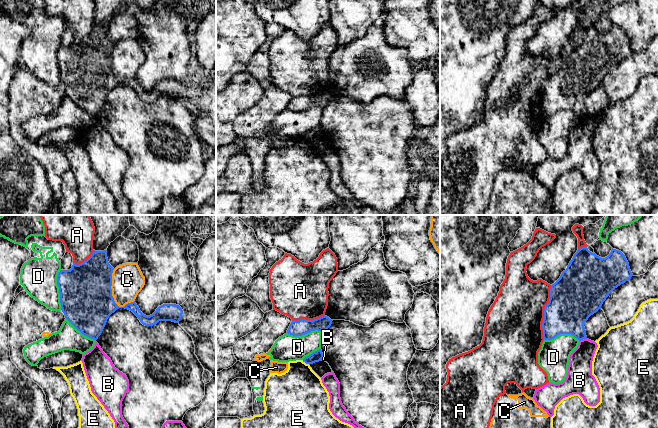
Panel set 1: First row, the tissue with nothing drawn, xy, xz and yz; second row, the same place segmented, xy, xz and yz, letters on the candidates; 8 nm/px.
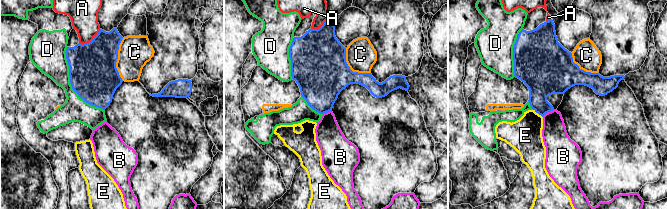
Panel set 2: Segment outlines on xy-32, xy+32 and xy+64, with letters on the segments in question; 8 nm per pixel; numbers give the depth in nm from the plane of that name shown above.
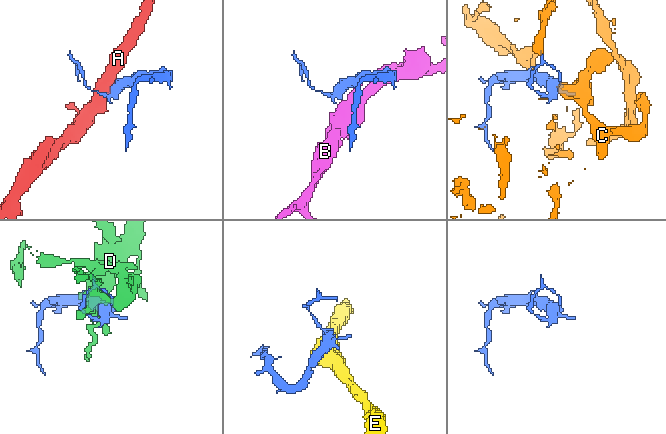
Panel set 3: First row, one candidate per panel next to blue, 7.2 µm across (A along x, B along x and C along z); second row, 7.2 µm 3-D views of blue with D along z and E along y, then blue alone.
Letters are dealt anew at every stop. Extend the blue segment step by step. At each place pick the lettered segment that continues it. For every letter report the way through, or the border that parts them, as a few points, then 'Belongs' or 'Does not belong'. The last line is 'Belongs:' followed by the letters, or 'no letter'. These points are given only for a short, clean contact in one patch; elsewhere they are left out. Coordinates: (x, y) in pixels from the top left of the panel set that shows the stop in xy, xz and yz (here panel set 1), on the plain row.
A: Does not belong
B: Does not belong
C: Does not belong
D: Does not belong
E: Boundary: xz (302, 136), (309, 141). Does not belong
Belongs: no letter

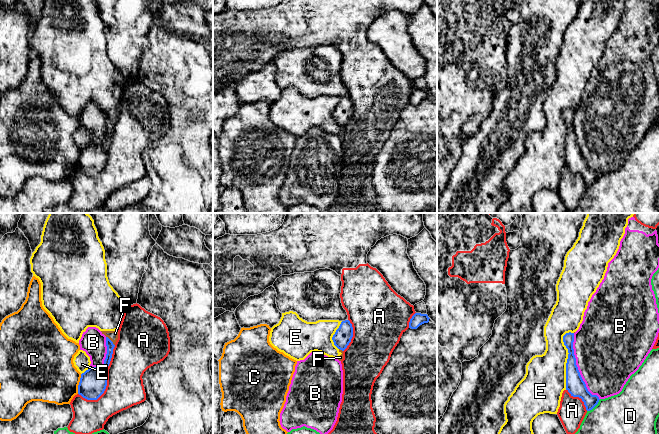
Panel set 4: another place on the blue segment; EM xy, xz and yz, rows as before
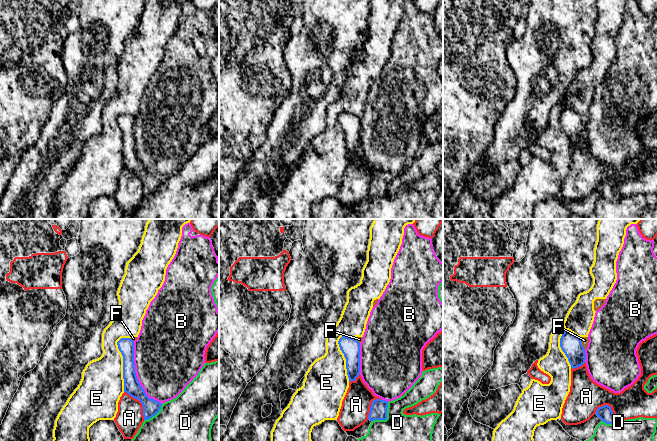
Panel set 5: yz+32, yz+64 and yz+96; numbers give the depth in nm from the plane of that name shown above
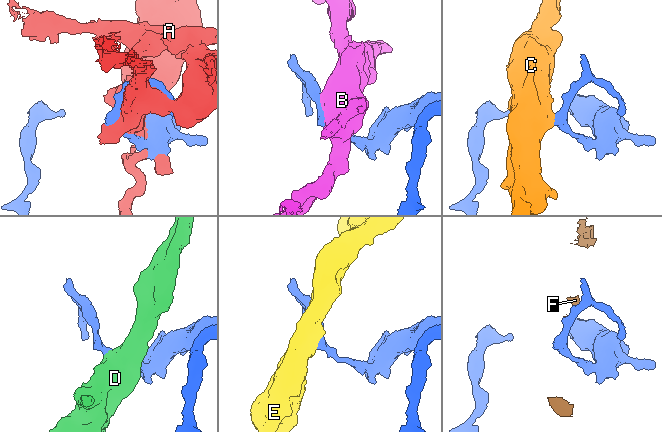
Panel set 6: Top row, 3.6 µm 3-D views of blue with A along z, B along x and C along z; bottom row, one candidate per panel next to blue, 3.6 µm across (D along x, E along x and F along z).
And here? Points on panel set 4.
A: Does not belong
B: Does not belong
C: Boundary: xy (81, 150), (77, 169). Does not belong
D: Does not belong
E: Does not belong
F: Boundary: xy (106, 112), (114, 121). Does not belong
Belongs: no letter

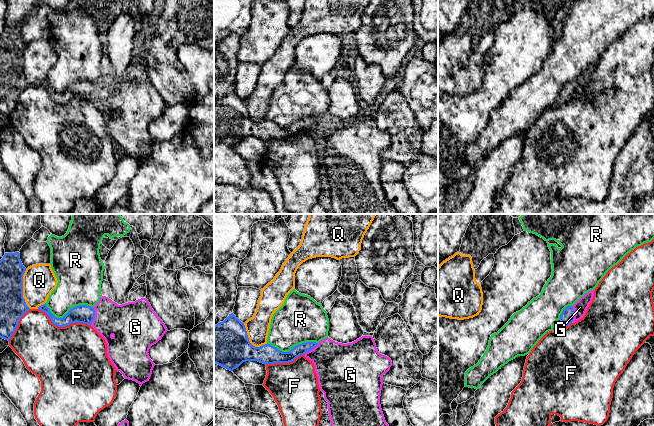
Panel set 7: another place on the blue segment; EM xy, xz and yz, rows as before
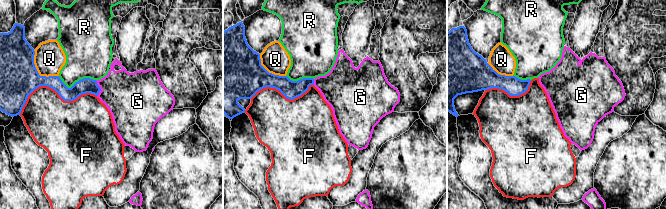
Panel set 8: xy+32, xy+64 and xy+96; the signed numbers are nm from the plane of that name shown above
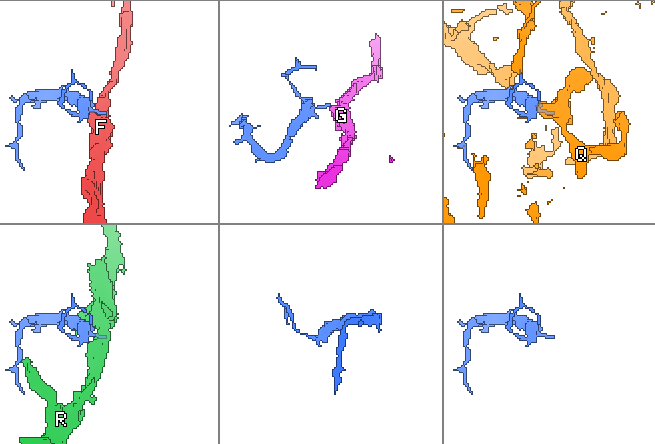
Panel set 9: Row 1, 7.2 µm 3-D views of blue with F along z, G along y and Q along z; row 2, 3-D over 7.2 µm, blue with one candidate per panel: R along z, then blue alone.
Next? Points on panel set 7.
F: Does not belong
G: Path across: xy (84, 90), (94, 92), (107, 93), (124, 98). Belongs
Q: Does not belong
R: Does not belong
Belongs: G

